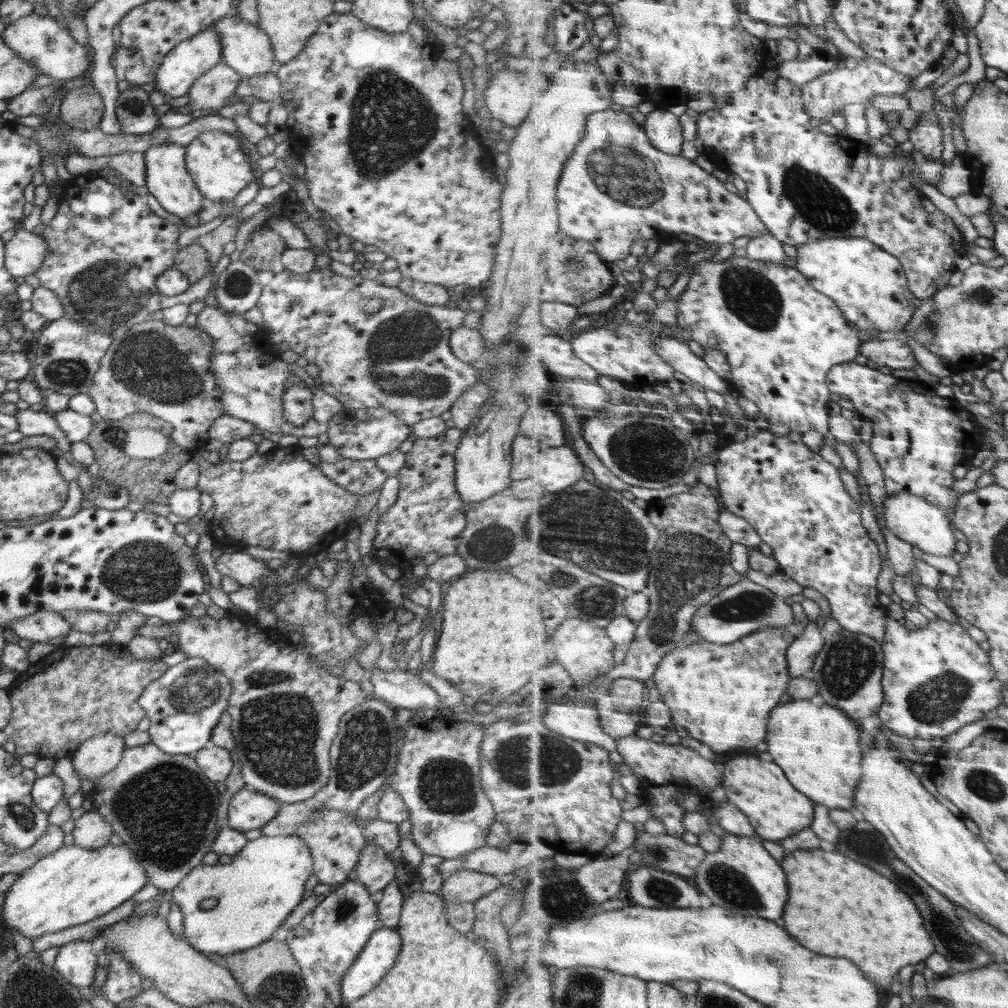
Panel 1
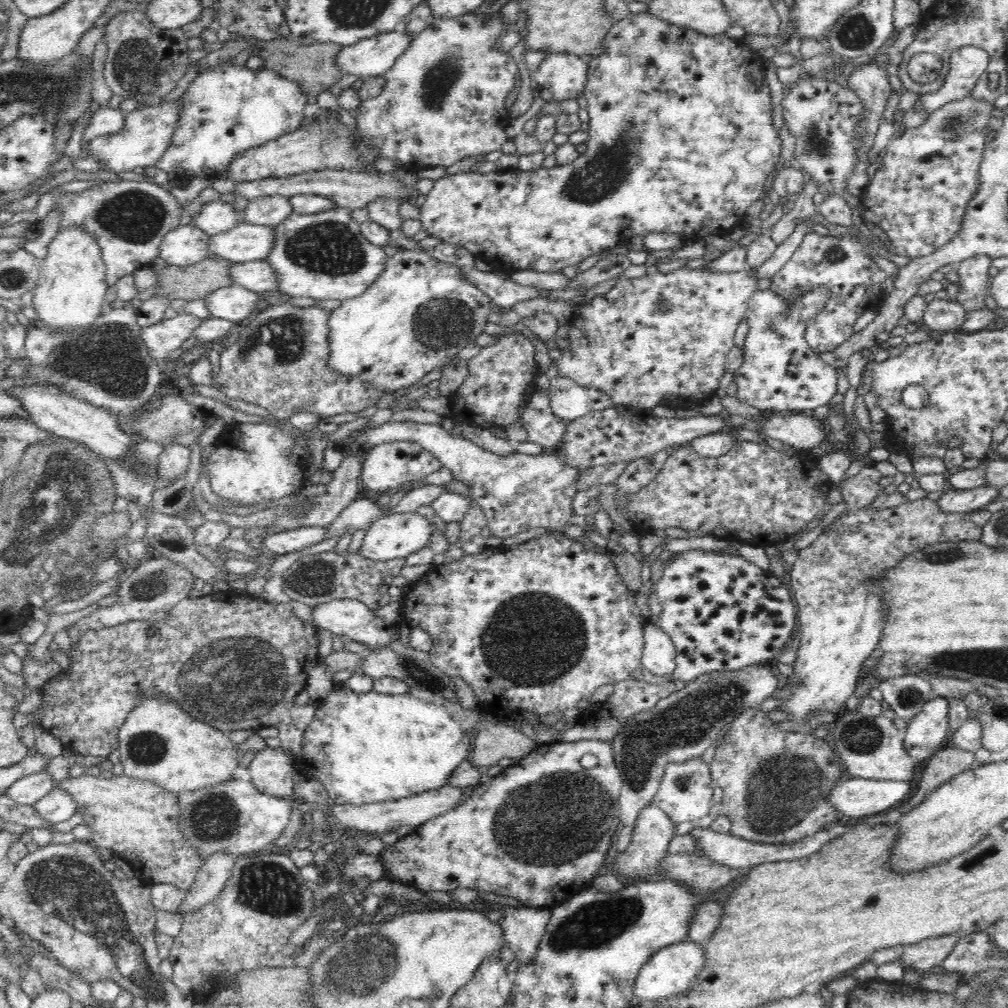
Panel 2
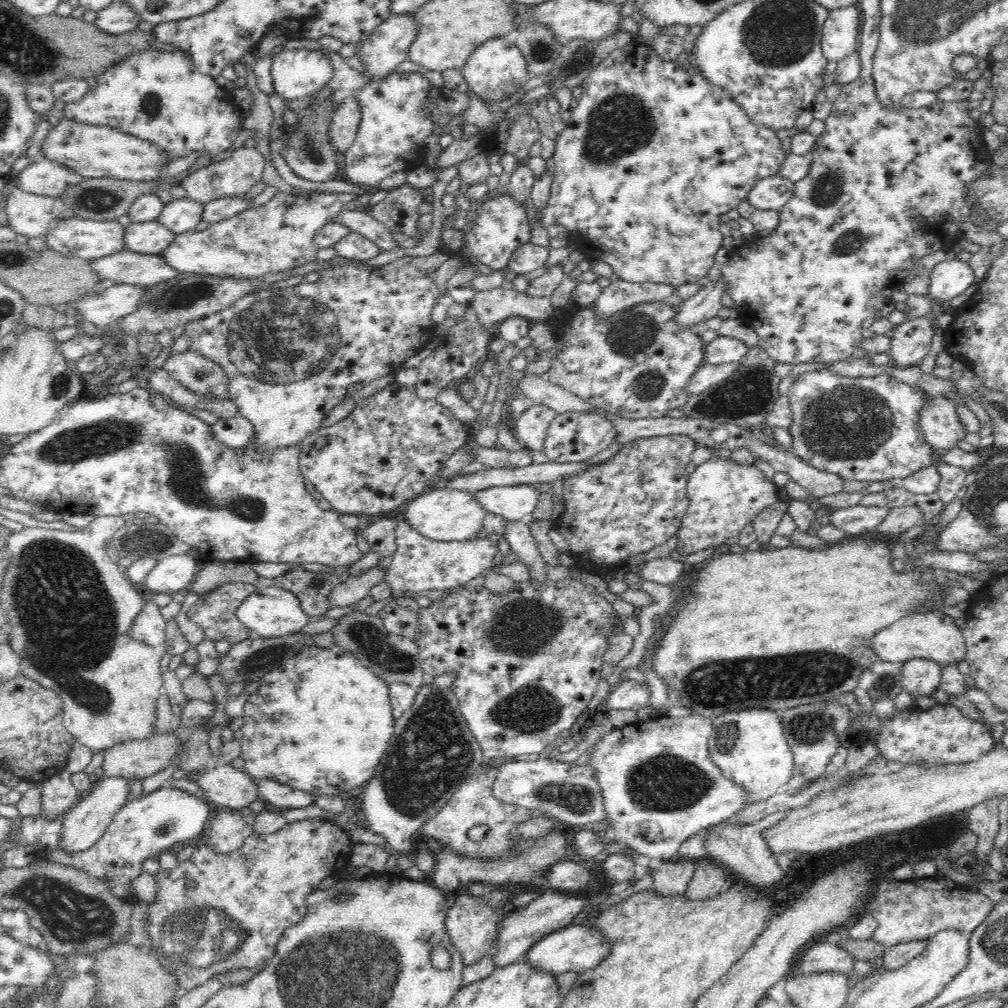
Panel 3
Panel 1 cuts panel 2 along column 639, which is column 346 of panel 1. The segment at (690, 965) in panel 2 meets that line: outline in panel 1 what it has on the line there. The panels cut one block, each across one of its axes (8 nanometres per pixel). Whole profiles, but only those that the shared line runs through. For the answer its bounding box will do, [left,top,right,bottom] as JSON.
[340,927,402,1002]

